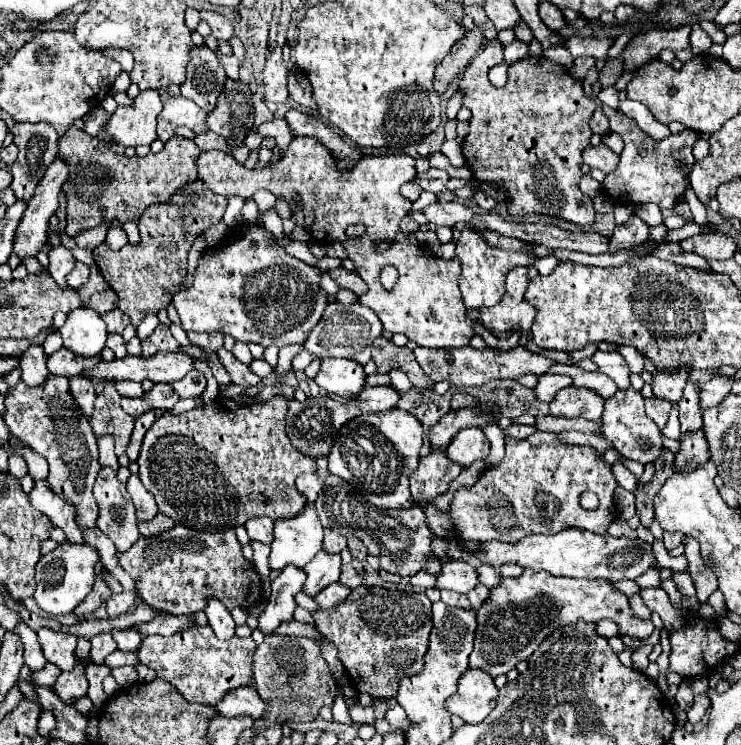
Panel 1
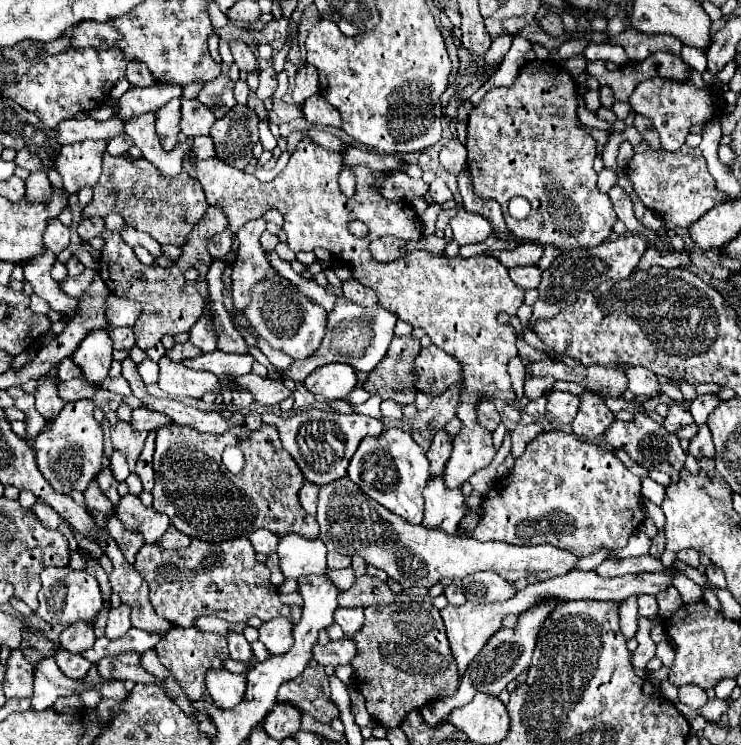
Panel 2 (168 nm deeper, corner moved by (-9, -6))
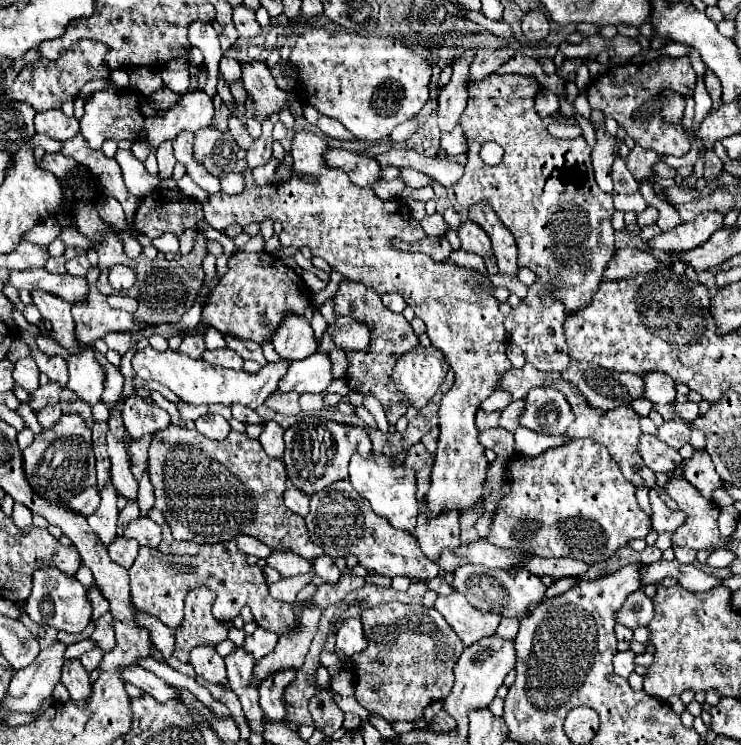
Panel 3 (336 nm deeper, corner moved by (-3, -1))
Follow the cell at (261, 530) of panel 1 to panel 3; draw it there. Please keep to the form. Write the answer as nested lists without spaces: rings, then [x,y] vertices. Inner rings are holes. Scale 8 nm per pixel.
[[[240,535],[236,541],[238,541],[238,549],[246,555],[256,555],[260,559],[260,557],[268,557],[272,553],[272,549],[268,549],[268,545],[264,545],[262,541],[256,541],[256,537]]]

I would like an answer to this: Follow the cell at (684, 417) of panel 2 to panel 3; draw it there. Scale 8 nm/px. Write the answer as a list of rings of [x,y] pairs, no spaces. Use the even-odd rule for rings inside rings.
[[[672,417],[668,421],[664,421],[660,427],[658,427],[658,439],[668,443],[670,447],[674,449],[680,449],[682,445],[688,443],[688,437],[690,437],[690,425],[680,421],[678,417]]]

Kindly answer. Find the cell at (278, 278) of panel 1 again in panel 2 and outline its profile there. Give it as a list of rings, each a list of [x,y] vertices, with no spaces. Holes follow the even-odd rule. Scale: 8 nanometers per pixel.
[[[278,274],[274,278],[266,278],[266,282],[258,282],[258,286],[254,286],[250,308],[246,308],[244,314],[248,316],[254,330],[264,340],[268,340],[268,344],[272,348],[286,352],[294,360],[308,358],[310,354],[314,354],[320,348],[320,342],[324,338],[324,328],[326,328],[324,308],[314,304],[312,300],[308,300],[304,294],[296,292],[296,286]]]

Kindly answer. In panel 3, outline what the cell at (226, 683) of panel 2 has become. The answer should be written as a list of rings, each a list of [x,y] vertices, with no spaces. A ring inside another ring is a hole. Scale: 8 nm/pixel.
[[[208,645],[194,647],[190,653],[190,665],[194,667],[196,675],[208,683],[224,683],[226,679],[224,659],[216,653],[214,647]]]

